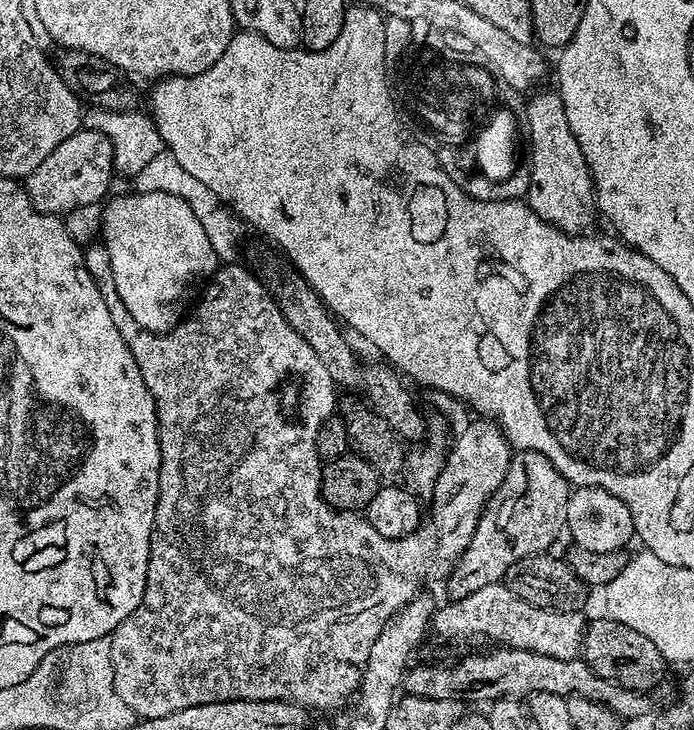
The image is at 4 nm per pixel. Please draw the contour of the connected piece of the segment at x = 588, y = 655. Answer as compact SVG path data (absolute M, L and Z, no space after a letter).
M611 618L596 620L584 629L584 646L582 658L602 678L614 682L618 686L628 688L632 692L651 693L651 688L664 676L666 662L650 642L650 638L638 634L638 630L630 630L630 626L622 626L622 622Z

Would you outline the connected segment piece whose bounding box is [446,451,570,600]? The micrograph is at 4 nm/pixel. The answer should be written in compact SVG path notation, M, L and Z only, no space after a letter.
M517 451L502 486L498 486L480 515L470 546L466 546L449 571L452 573L448 576L447 599L461 600L466 594L474 594L474 590L482 590L482 586L499 584L514 562L547 553L560 532L562 536L565 531L569 495L568 480L558 474L550 458L542 458L537 452Z

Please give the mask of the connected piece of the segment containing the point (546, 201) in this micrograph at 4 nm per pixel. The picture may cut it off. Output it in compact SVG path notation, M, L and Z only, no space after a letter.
M559 91L539 92L527 97L528 109L524 112L528 119L528 144L532 147L526 202L547 224L553 224L564 232L584 234L598 220L592 175L586 166L582 146L578 146L578 138L574 138L570 122L566 122L566 106L562 106Z

